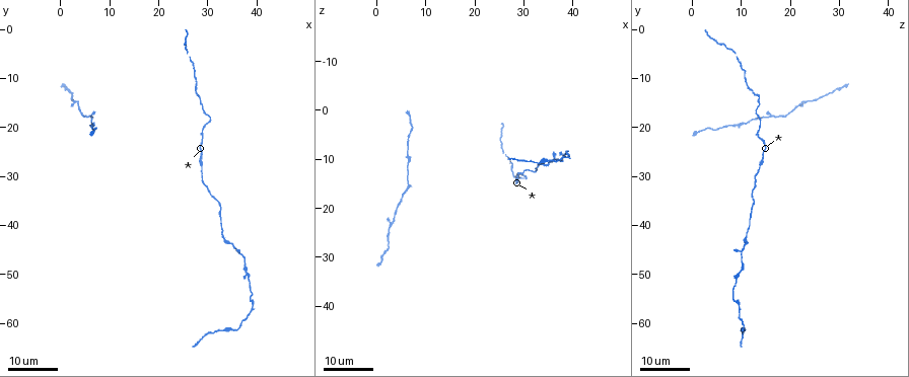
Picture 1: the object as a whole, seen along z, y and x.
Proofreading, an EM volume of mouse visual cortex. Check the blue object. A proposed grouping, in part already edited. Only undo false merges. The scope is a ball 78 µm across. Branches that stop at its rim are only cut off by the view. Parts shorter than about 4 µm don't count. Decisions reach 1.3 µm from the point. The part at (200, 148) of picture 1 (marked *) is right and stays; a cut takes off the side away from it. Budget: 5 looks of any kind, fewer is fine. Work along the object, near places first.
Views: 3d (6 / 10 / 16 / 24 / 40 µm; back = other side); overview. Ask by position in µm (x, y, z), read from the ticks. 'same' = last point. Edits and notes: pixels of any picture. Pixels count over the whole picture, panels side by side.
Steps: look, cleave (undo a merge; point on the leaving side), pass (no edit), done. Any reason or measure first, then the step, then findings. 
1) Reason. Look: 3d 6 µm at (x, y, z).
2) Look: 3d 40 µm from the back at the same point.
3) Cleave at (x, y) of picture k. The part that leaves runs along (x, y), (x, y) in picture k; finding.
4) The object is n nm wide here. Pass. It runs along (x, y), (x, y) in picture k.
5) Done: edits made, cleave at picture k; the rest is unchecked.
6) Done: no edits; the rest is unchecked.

Calibre changes. Look: 3d 24 µm at (33.0, 42.0, 11.0).

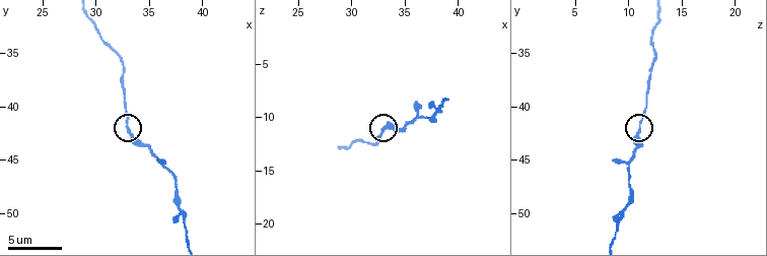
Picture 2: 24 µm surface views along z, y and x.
Look: 3d 6 µm at (33.0, 42.2, 11.2).

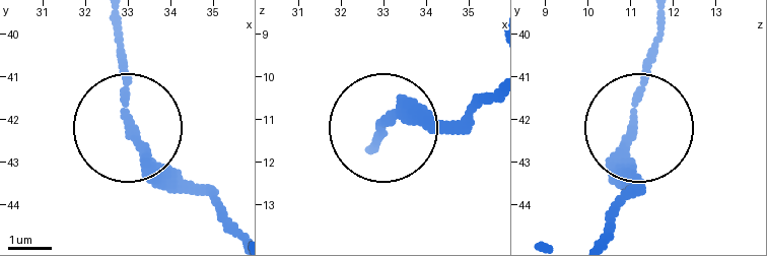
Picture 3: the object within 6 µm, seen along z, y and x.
The object is 170 nm wide here. Pass. One cell here.

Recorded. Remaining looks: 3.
Three-way junction. Look: 3d 6 µm at (38.4, 50.0, 9.2).

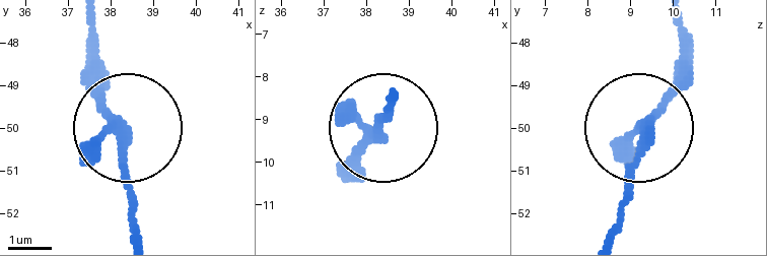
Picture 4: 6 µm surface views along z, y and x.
From behind. Look: 3d 6 µm from the back at (38.25, 50.10, 9.35).

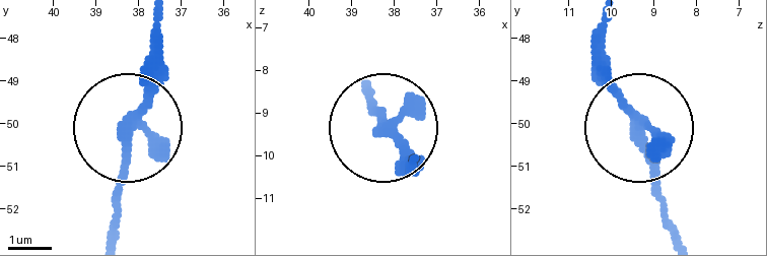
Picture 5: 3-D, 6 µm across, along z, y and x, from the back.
Pass. It runs along (159, 21), (159, 76), (127, 131), (116, 226) in picture 5; continuous, no second cell.

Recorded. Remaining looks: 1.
Done: no edits; the rest is unchecked.

